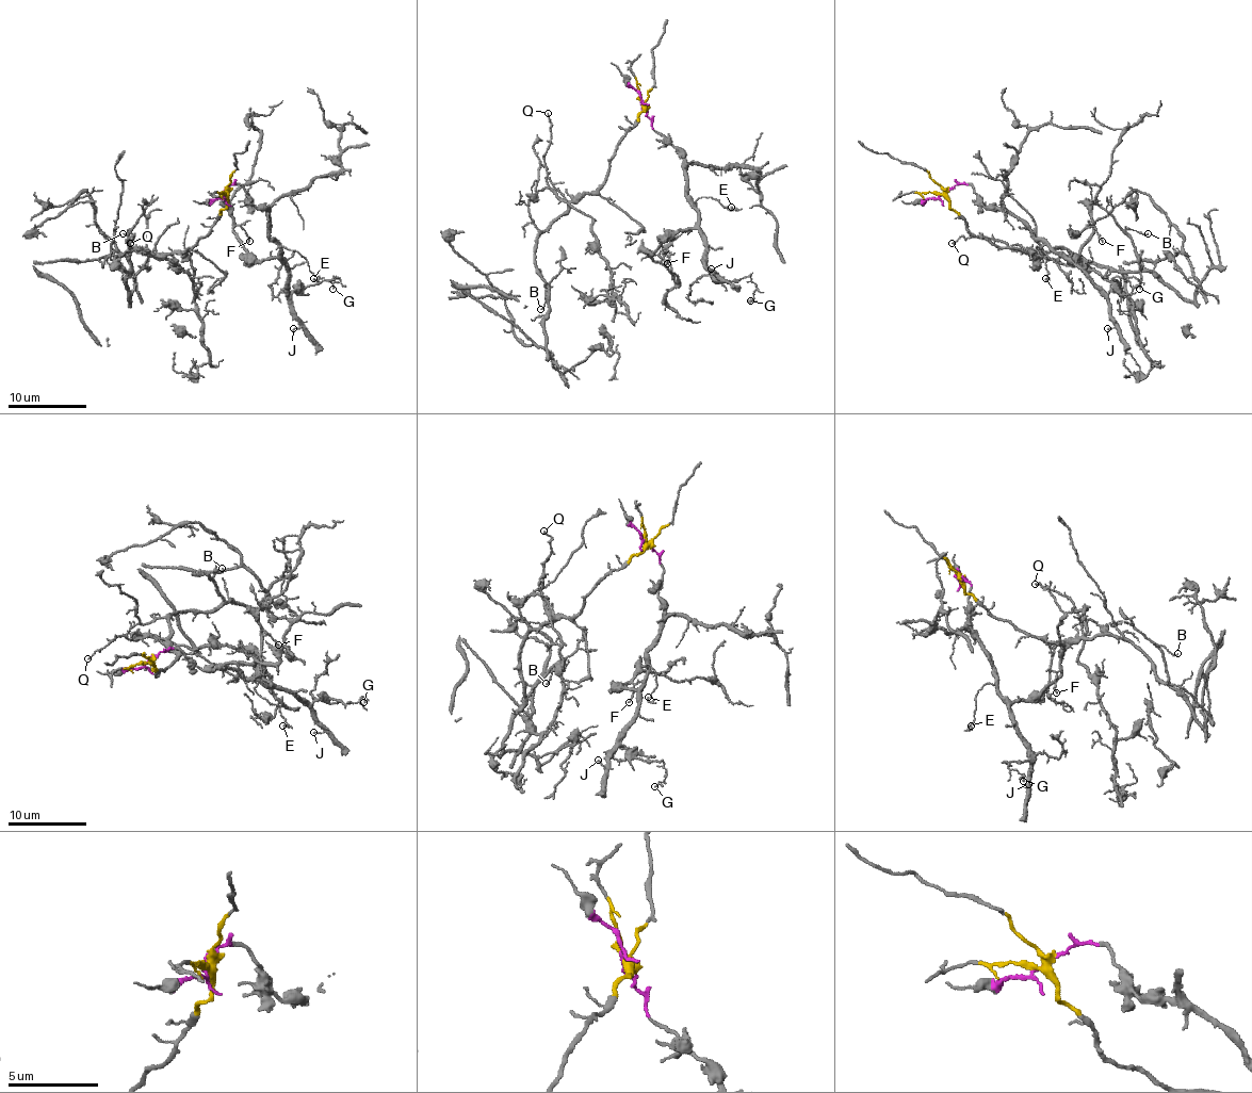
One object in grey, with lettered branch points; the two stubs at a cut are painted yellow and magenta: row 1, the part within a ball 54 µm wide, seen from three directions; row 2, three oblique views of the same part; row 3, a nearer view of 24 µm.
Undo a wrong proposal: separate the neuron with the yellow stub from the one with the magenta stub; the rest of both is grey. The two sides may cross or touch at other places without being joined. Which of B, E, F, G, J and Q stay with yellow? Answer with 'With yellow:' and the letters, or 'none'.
With yellow: B, Q

